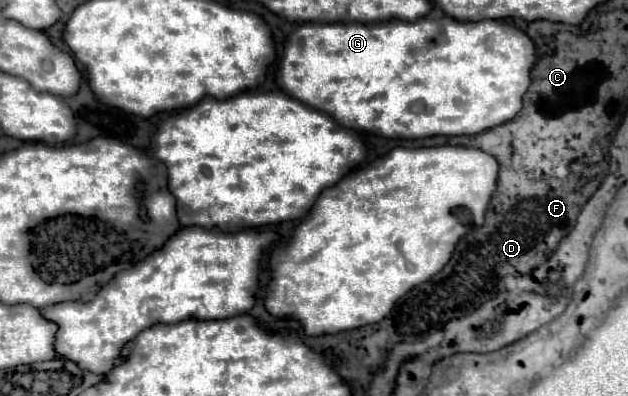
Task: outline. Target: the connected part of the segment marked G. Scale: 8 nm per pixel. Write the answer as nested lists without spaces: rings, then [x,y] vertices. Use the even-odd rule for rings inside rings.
[[[452,17],[440,19],[418,19],[414,23],[408,21],[382,21],[382,23],[306,23],[298,27],[288,43],[286,53],[280,65],[280,79],[284,79],[284,91],[298,101],[328,113],[340,125],[364,133],[378,133],[382,137],[402,137],[402,139],[422,139],[432,135],[476,135],[486,129],[498,127],[522,109],[522,97],[530,85],[530,71],[536,65],[536,45],[534,41],[516,25],[506,21],[456,21]]]

